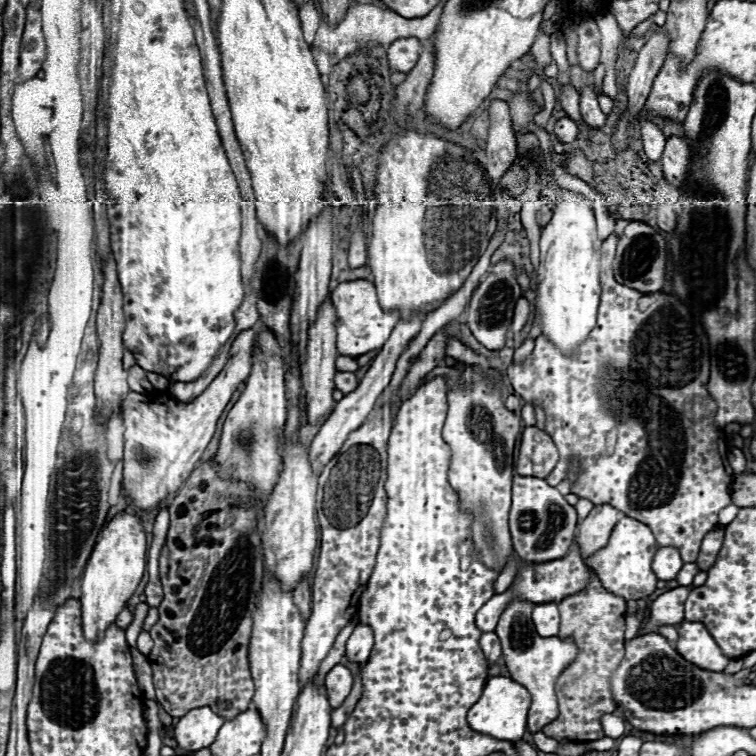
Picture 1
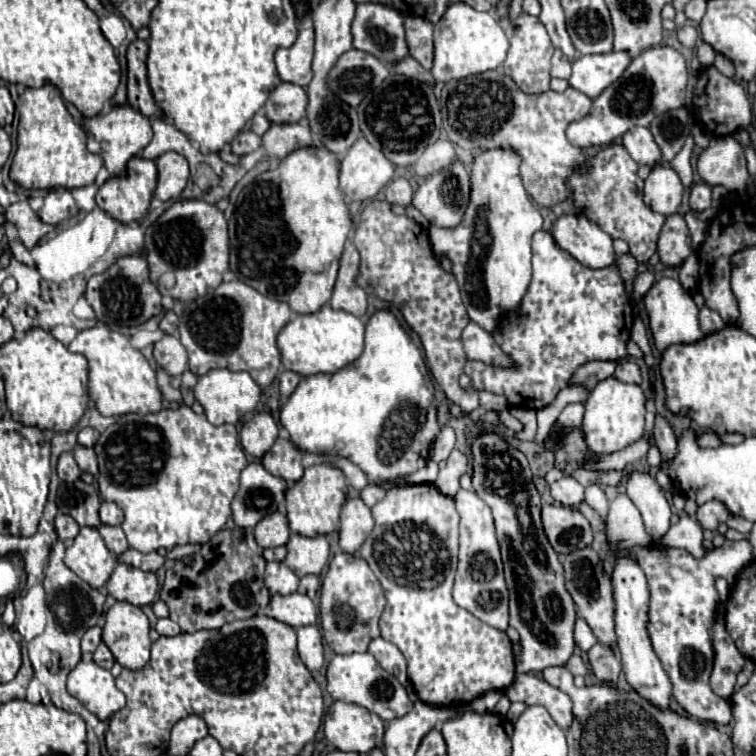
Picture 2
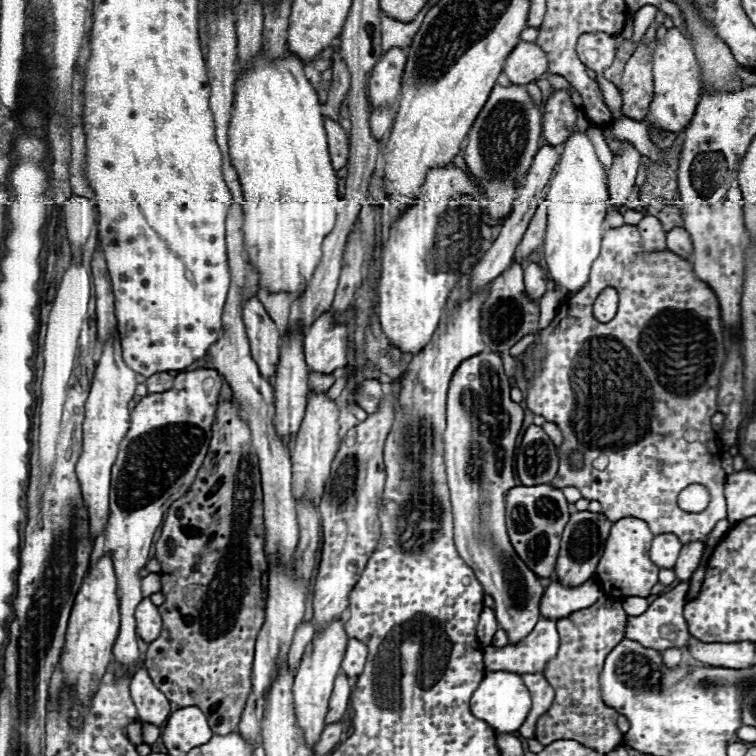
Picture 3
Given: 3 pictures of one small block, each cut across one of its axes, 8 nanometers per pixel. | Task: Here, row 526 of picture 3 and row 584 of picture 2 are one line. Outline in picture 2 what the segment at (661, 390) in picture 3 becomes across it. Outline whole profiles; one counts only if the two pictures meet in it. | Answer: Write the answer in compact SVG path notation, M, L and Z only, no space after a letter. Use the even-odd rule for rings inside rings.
M726 540L720 548L706 552L702 560L692 558L686 550L670 548L638 548L634 558L642 564L650 584L650 622L648 634L670 682L674 700L694 718L714 724L728 724L732 718L730 702L714 696L708 678L712 672L714 650L710 644L710 624L714 620L716 604L720 602L714 588L716 578L734 580L738 572L752 560L750 542Z

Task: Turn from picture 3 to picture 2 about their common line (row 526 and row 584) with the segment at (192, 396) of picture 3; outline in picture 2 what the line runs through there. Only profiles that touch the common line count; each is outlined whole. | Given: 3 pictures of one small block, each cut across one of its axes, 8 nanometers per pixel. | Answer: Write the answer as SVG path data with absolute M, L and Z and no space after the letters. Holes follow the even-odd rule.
M118 564L110 580L106 582L106 588L108 594L114 596L116 600L124 600L134 606L144 606L154 602L158 580L156 574L152 572L142 572L132 566Z

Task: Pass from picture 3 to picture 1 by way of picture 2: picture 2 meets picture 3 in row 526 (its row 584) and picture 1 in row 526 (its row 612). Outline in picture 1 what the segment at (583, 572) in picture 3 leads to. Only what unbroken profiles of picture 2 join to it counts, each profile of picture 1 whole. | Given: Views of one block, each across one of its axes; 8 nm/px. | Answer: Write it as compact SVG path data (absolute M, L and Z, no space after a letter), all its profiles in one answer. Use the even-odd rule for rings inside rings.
M598 504L592 508L588 518L578 524L576 542L584 558L606 546L618 520L620 520L620 512L610 504Z

